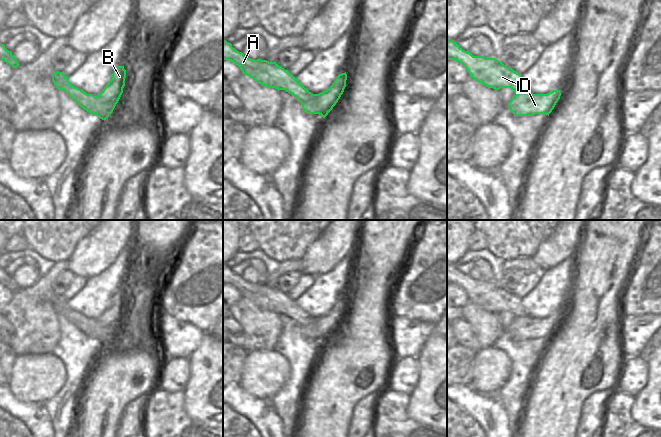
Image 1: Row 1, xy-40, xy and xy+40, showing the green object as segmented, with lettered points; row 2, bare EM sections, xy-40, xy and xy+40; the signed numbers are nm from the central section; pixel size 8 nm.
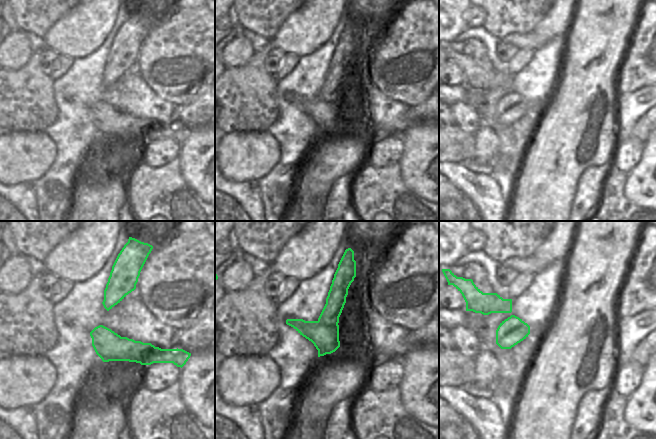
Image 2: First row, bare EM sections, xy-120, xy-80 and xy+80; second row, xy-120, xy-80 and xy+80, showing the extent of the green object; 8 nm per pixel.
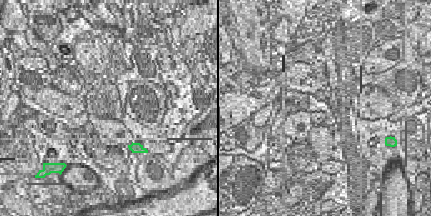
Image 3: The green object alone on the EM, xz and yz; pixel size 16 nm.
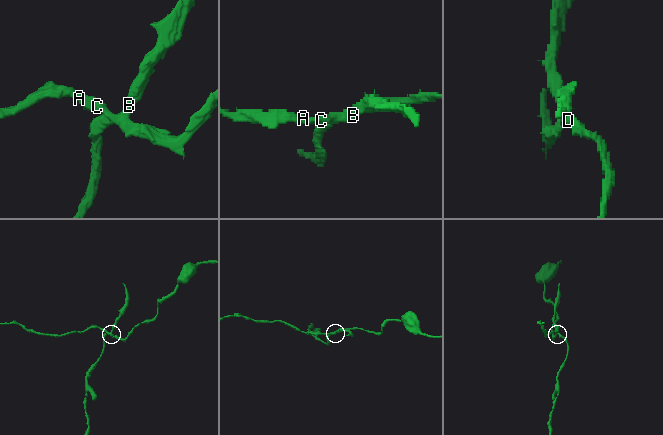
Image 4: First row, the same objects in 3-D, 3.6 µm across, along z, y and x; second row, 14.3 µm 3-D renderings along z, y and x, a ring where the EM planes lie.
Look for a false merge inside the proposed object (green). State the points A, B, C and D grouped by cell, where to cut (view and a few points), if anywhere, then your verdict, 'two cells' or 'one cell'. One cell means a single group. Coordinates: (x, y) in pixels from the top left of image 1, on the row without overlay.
A C / B D; cut in xy-40 along (97, 320), (101, 325), (109, 325), (115, 329); two cells

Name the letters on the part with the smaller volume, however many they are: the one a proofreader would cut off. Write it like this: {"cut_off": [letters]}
{"cut_off": ["B", "D"]}

